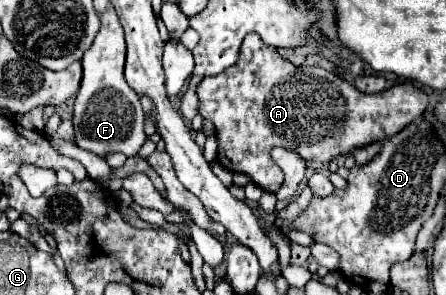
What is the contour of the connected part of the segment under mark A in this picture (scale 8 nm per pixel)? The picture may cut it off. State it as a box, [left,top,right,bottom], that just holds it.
[196,32,428,192]

